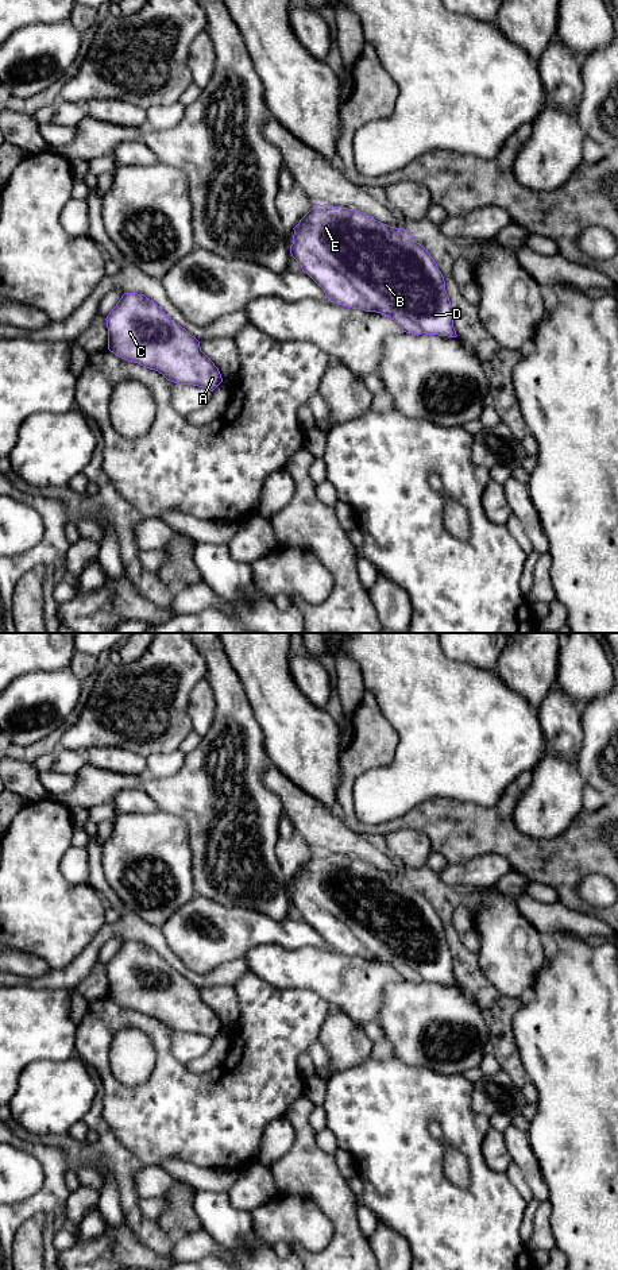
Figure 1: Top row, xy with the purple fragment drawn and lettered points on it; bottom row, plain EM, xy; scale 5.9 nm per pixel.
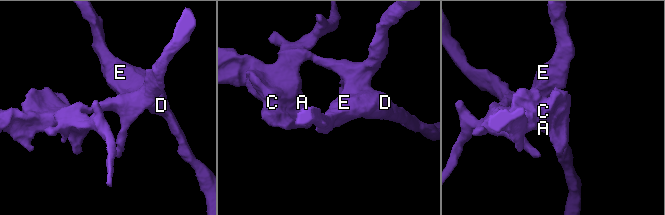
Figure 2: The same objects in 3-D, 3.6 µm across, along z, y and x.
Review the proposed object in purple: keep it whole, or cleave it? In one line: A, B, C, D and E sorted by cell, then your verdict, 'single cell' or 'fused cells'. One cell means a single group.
groups A B C D E; single cell

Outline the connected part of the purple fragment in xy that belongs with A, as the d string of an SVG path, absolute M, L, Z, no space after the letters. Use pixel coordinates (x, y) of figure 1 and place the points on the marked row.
M124 293L107 316L108 350L116 356L155 370L167 381L193 385L213 391L221 382L221 374L200 347L200 341L173 321L144 294Z

